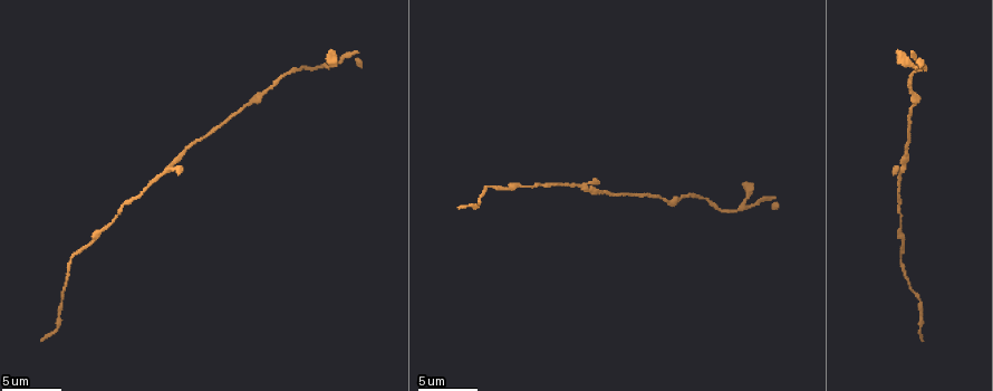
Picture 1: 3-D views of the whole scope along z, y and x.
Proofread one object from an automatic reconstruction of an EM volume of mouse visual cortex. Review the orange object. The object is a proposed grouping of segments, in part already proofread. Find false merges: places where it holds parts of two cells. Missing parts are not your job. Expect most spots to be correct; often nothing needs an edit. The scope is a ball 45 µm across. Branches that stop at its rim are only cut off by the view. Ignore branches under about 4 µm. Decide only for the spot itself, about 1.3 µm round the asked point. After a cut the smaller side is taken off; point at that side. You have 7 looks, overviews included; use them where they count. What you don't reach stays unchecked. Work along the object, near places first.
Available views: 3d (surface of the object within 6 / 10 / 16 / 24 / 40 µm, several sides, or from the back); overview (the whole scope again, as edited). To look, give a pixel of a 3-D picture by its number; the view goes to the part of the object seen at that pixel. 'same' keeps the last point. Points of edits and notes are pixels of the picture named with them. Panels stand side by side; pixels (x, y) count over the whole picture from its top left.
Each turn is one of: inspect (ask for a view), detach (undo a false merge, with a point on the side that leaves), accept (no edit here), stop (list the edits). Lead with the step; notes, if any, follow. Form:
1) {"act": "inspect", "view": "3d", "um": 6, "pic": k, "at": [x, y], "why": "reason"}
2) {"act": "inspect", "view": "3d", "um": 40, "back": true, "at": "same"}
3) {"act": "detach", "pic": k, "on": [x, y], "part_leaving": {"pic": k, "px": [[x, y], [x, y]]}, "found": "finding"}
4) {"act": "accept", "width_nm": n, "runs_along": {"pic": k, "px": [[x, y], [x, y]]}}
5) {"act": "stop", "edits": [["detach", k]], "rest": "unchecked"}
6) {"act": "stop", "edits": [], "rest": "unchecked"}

{"act": "inspect", "view": "3d", "um": 10, "pic": 1, "at": [500, 189], "why": "calibre changes"}

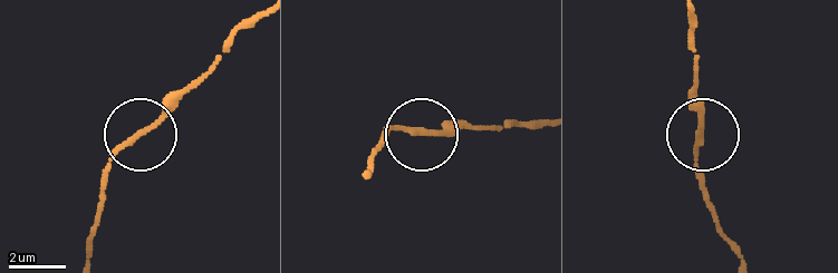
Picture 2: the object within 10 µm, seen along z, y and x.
{"act": "accept", "width_nm": 190, "runs_along": {"pic": 2, "px": [[259, 12], [115, 154], [103, 181]]}, "found": "all the same cell"}

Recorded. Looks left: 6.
{"act": "inspect", "view": "3d", "um": 6, "pic": 1, "at": [245, 107], "why": "thick turns thin"}

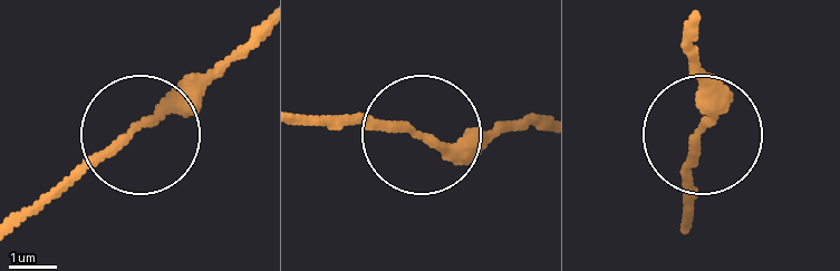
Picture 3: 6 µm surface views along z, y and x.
{"act": "accept", "runs_along": {"pic": 3, "px": [[301, 114], [361, 114], [445, 149], [538, 125]]}, "found": "all the same cell"}

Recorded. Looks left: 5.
{"act": "inspect", "view": "3d", "um": 10, "pic": 1, "at": [176, 157]}

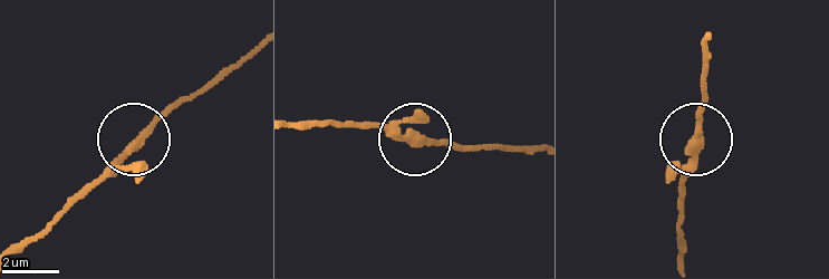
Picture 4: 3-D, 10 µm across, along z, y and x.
{"act": "accept", "side_arm_um": 22, "found": "continuous, no second cell"}

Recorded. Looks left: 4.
{"act": "stop", "edits": [], "rest": "unchecked"}

